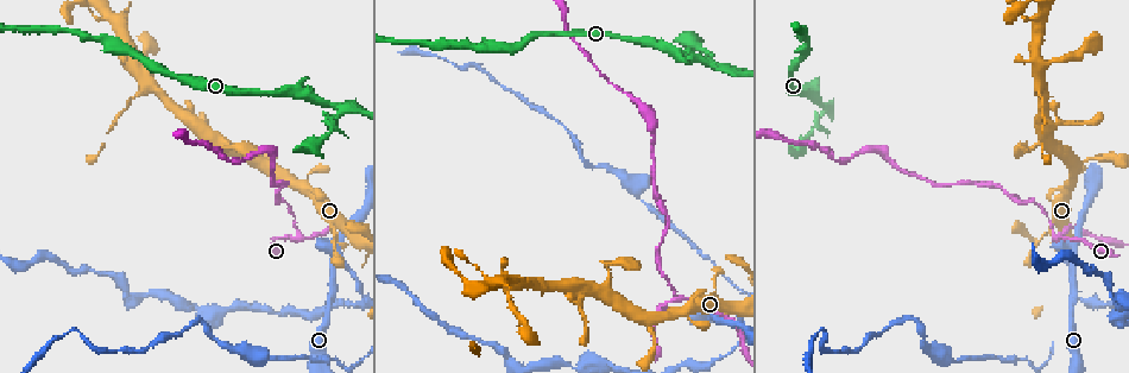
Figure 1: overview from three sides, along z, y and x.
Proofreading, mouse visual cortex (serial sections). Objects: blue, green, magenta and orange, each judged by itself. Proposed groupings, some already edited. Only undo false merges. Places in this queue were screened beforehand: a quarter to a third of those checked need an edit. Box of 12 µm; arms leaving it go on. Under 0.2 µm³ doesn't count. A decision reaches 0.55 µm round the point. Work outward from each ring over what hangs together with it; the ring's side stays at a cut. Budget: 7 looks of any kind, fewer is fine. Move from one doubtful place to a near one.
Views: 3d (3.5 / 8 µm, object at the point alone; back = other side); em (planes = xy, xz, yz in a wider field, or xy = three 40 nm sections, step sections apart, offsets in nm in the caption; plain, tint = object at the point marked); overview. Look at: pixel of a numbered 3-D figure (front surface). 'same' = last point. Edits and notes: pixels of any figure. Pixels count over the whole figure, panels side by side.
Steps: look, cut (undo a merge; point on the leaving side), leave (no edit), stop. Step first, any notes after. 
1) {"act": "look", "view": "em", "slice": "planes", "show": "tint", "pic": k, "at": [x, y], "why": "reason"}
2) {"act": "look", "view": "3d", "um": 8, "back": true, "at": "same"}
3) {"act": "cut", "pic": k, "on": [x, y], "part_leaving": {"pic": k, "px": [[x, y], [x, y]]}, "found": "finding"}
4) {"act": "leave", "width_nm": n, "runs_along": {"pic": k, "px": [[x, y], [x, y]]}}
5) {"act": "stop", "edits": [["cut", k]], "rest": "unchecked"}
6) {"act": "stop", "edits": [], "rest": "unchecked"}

{"act": "look", "view": "3d", "um": 3.5, "pic": 1, "at": [713, 316], "why": "two arms in line, one across"}

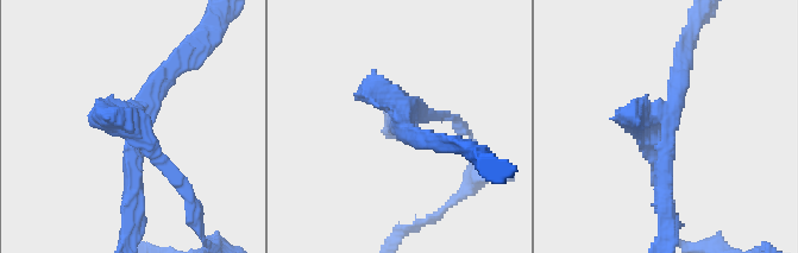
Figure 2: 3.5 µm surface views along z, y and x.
{"act": "cut", "pic": 2, "on": [378, 87], "part_leaving": {"pic": 2, "px": [[415, 121], [452, 115], [466, 131]]}, "found": "a second cell is stuck on"}

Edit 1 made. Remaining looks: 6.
{"act": "look", "view": "3d", "um": 3.5, "pic": 1, "at": [1039, 18], "why": "arms part here"}

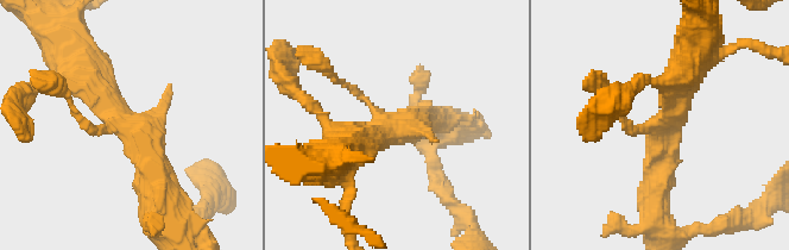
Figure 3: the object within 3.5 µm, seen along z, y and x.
{"act": "look", "view": "em", "slice": "xy", "step": 5, "show": "tint", "pic": 3, "at": [664, 123], "why": "shape alone is not enough"}

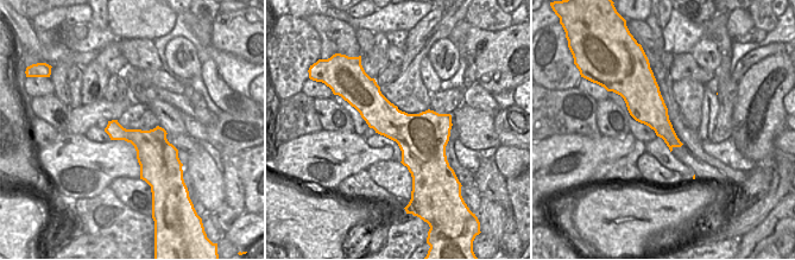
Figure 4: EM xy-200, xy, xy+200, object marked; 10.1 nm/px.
{"act": "leave", "runs_along": {"pic": 3, "px": [[158, 194], [139, 132], [74, 77]]}, "found": "continuous, no second cell"}

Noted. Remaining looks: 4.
{"act": "look", "view": "3d", "um": 3.5, "back": true, "pic": 1, "at": [825, 110], "why": "abrupt turn"}

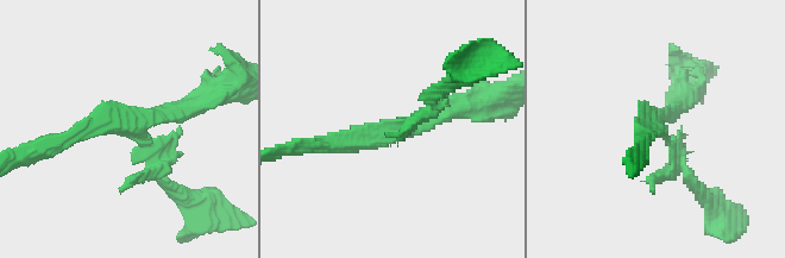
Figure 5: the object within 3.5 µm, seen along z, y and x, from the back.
{"act": "leave", "runs_along": {"pic": 5, "px": [[206, 95], [139, 127], [169, 186]]}, "found": "one cell here"}

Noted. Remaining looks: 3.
{"act": "stop", "edits": [["cut", 2]], "rest": "unchecked"}

